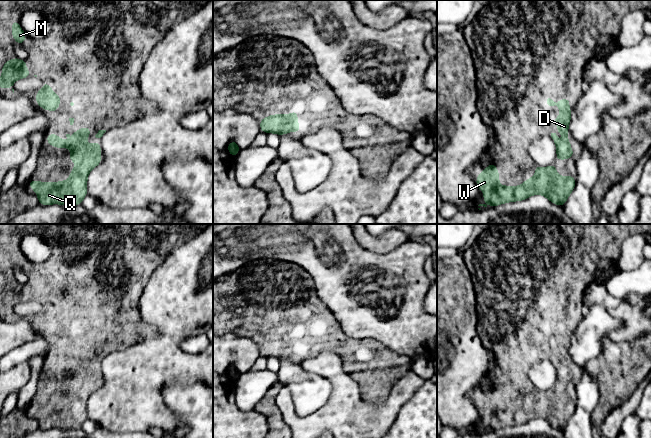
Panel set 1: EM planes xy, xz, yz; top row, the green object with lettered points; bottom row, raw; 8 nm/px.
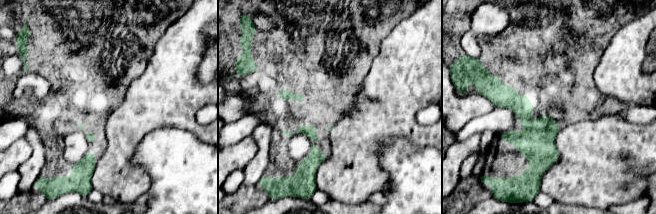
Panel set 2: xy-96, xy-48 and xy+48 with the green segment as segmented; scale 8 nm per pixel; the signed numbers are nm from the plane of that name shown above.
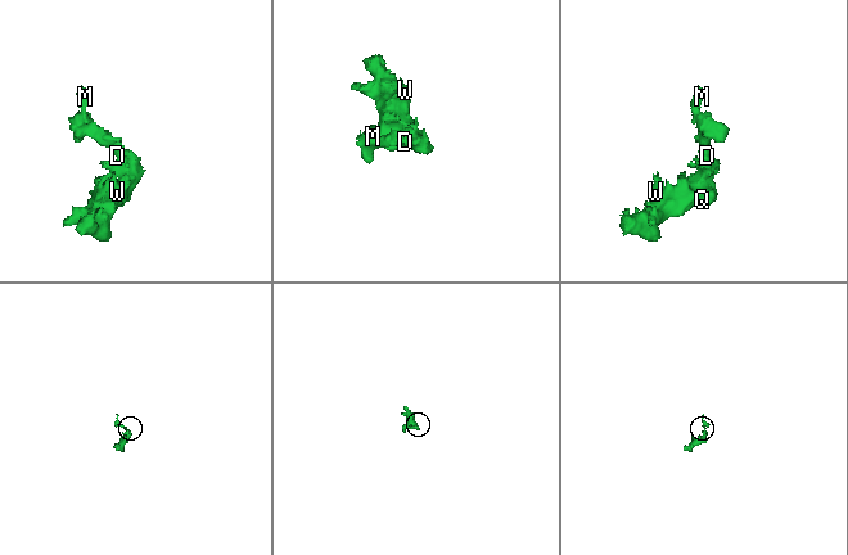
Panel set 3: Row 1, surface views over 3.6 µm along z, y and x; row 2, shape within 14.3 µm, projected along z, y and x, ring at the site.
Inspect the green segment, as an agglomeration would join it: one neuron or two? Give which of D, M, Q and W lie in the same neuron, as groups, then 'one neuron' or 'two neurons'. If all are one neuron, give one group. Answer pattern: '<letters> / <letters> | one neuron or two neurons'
D M Q W | one neuron

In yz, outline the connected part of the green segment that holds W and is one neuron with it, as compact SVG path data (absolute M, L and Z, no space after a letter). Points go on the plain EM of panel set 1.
M491 386L475 405L479 414L484 415L486 426L478 430L487 431L489 427L494 431L507 426L523 425L535 418L544 419L553 428L564 430L577 406L570 398L563 401L555 393L554 387L549 392L536 389L535 401L526 403L522 410L500 410L498 392Z

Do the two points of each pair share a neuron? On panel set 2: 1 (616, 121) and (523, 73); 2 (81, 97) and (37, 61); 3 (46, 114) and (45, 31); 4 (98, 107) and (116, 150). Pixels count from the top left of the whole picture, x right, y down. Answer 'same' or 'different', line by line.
1: different
2: same
3: same
4: different

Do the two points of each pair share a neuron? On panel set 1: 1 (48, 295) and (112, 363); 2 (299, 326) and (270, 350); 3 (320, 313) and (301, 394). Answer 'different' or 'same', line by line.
1: different
2: same
3: different

